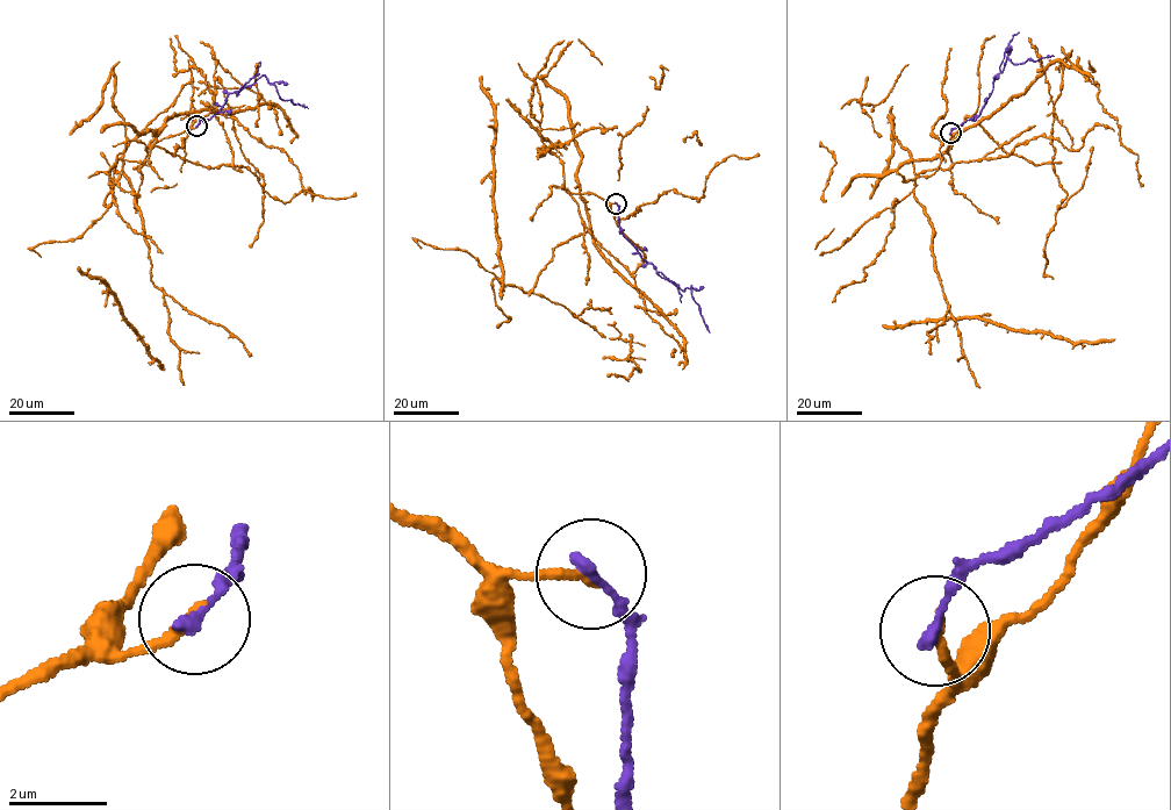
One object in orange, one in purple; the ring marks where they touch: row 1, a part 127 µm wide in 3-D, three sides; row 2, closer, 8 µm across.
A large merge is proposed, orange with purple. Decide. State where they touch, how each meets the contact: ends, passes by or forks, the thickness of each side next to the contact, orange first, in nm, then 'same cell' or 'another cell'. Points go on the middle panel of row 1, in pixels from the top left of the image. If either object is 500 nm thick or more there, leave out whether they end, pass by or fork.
at (616, 203); orange ends there; purple ends there; 200 nm thick on the orange side, 240 nm on the other; another cell

